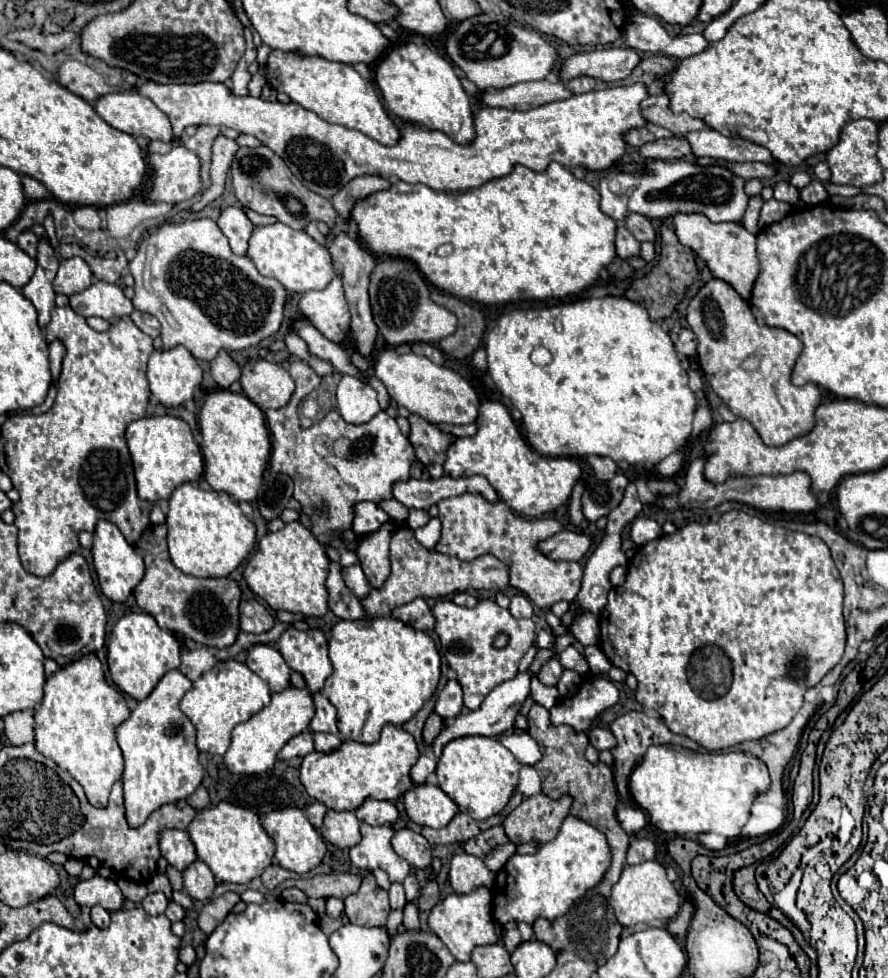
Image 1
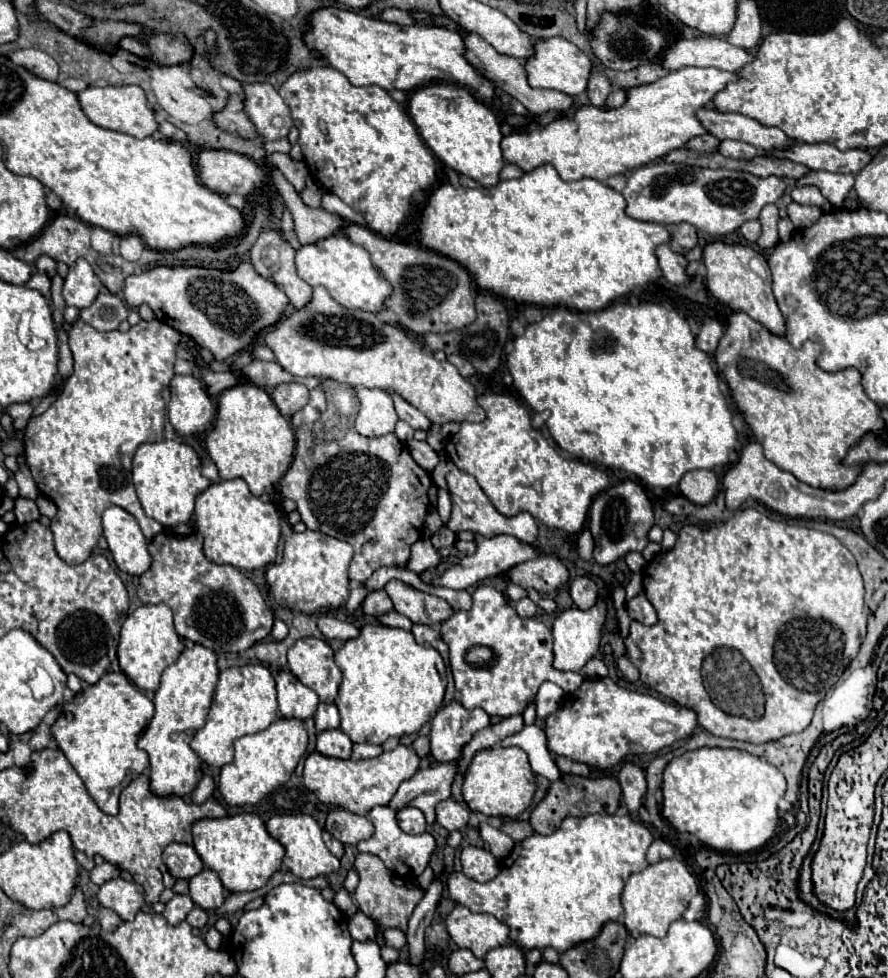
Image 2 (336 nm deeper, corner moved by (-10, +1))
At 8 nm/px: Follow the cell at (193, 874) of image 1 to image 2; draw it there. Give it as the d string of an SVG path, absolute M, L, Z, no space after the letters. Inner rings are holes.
M203 868L197 876L193 876L189 880L189 888L193 902L203 910L219 908L225 900L225 888L221 884L221 878L217 872L209 868Z

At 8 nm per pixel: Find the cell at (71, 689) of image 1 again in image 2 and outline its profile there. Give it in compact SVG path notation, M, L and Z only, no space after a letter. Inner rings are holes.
M107 672L107 674L101 676L99 682L83 688L73 698L73 702L65 704L63 712L61 712L61 718L55 720L55 724L51 726L51 734L57 740L59 748L63 750L63 754L67 756L71 766L77 770L81 780L85 782L91 798L95 800L95 804L105 814L115 816L119 812L121 790L149 766L147 754L137 748L137 738L145 730L149 720L153 718L153 710L155 710L153 702L145 694L141 694L139 688L123 672Z

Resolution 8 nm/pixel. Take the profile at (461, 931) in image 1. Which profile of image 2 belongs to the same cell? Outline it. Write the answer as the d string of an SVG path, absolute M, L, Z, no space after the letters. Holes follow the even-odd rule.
M457 904L453 912L445 920L447 932L459 948L471 950L477 958L485 958L485 954L493 948L509 944L509 926L499 922L491 914L471 912L463 904Z

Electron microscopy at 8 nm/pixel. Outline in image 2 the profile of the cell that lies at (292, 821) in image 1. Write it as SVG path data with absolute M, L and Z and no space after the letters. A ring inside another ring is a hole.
M283 814L283 816L273 816L267 822L267 832L279 840L285 846L285 858L283 865L287 870L291 870L297 878L317 878L325 876L329 872L339 870L339 858L331 854L321 838L321 826L305 814Z

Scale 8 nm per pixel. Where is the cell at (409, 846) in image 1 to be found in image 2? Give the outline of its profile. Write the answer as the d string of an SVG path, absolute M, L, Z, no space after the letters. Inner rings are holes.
M591 814L583 818L569 816L553 834L533 834L517 842L507 860L501 862L499 874L485 884L469 880L463 872L447 874L449 898L467 906L471 912L487 912L505 922L511 928L511 940L521 944L525 950L543 950L545 946L553 946L557 952L565 952L579 942L595 938L605 922L619 920L623 914L619 900L621 890L633 872L641 872L649 866L645 854L651 842L653 834L641 822L633 820L631 814Z

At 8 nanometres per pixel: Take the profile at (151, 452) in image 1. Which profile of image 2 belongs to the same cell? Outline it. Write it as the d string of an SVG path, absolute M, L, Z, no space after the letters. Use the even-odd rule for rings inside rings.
M161 440L141 444L133 456L133 482L145 514L163 526L187 524L193 514L195 496L211 484L199 466L197 452L185 442Z

